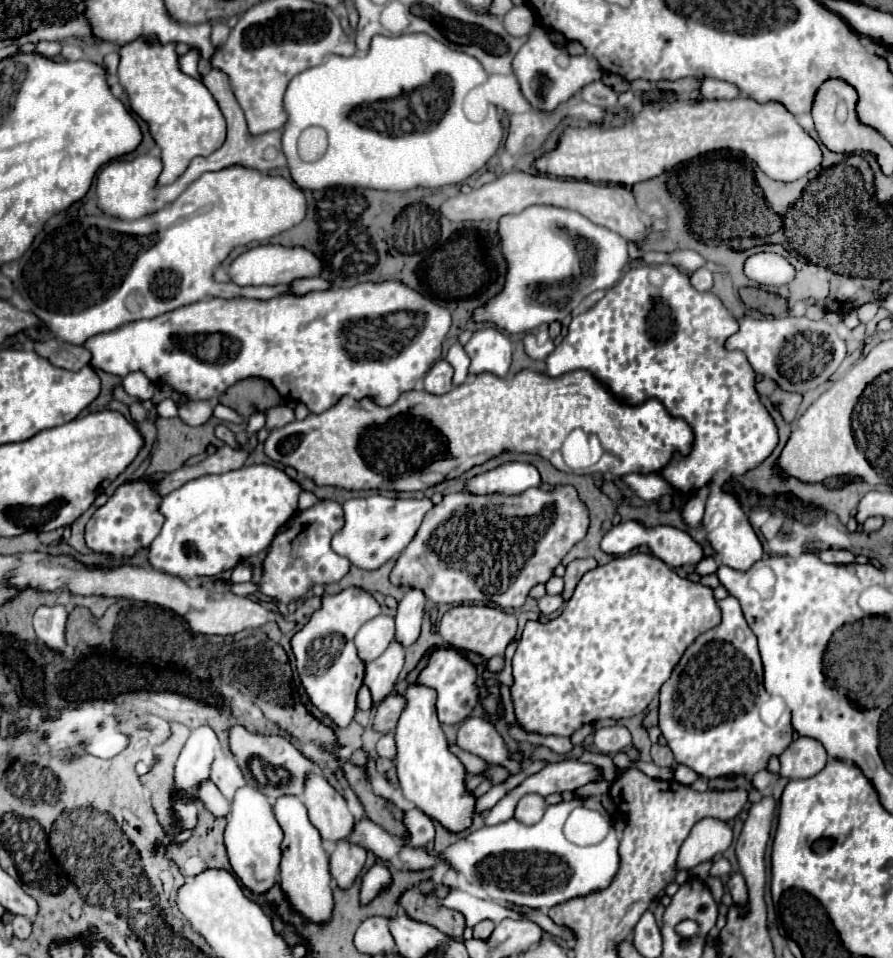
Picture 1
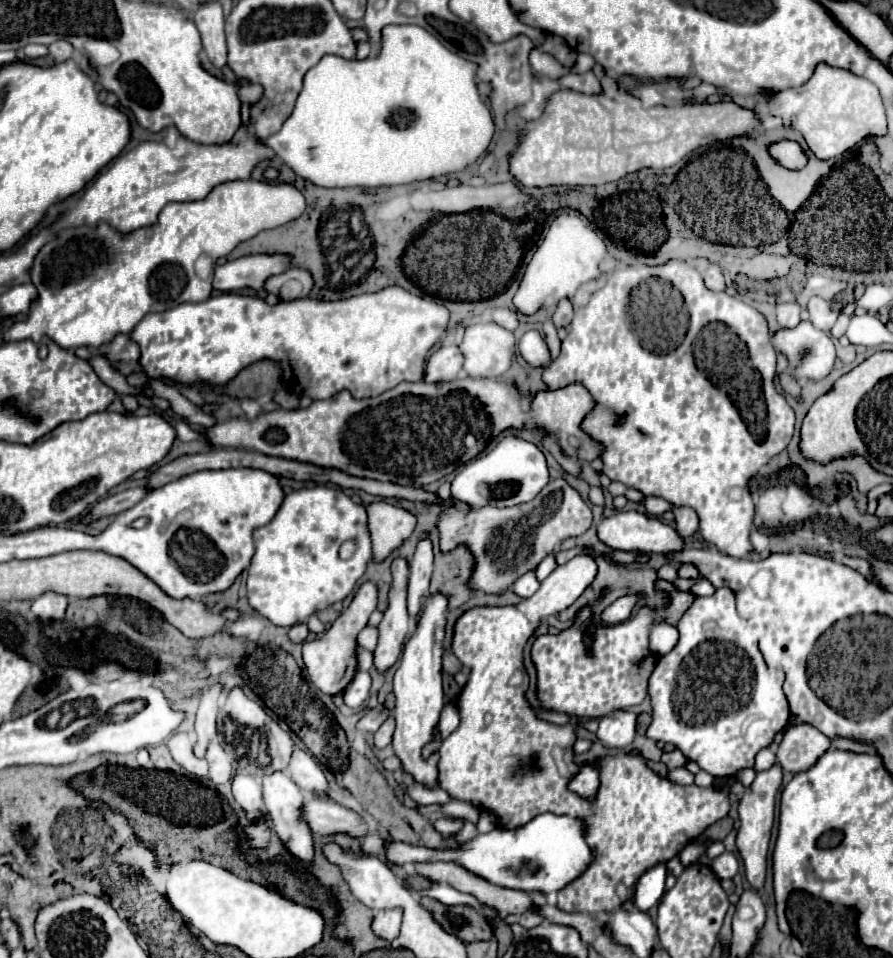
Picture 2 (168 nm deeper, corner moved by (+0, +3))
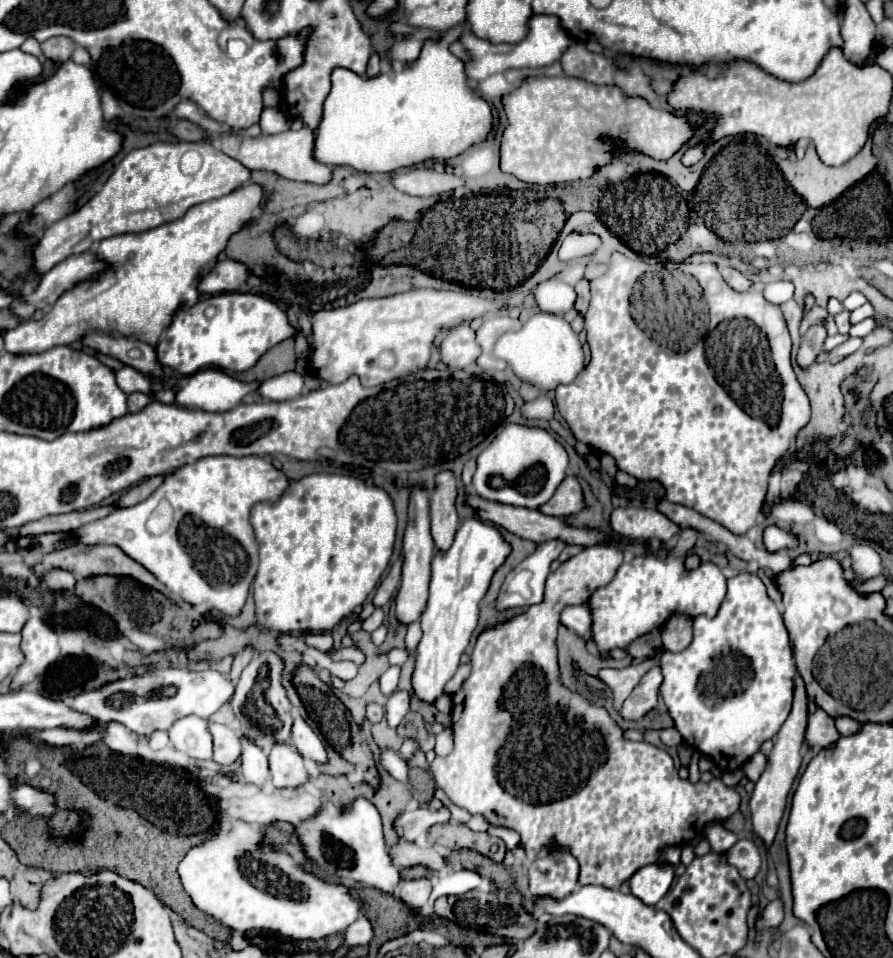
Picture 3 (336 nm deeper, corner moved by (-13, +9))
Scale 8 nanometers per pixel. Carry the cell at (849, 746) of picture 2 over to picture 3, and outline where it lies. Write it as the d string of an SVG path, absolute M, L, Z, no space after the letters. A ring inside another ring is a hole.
M845 716L836 718L835 726L841 736L855 734L861 728L861 724L859 722Z

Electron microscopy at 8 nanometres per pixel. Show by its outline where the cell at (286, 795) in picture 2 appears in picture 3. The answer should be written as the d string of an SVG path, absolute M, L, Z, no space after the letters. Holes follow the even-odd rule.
M288 742L274 744L268 760L276 788L298 788L308 778L300 752L296 752Z

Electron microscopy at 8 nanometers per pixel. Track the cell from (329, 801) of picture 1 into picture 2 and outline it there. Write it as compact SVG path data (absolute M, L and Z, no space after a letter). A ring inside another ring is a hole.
M295 750L291 764L287 768L287 776L303 790L313 794L325 794L327 792L327 778L321 766L313 760L313 756L305 750Z

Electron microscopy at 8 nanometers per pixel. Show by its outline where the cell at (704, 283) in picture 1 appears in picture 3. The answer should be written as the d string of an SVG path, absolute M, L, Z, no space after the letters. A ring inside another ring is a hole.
M724 268L724 270L722 270L722 278L724 278L726 284L728 284L730 288L734 288L736 292L746 292L746 290L752 286L752 282L750 282L742 272L738 272L738 270L734 270L734 268Z

